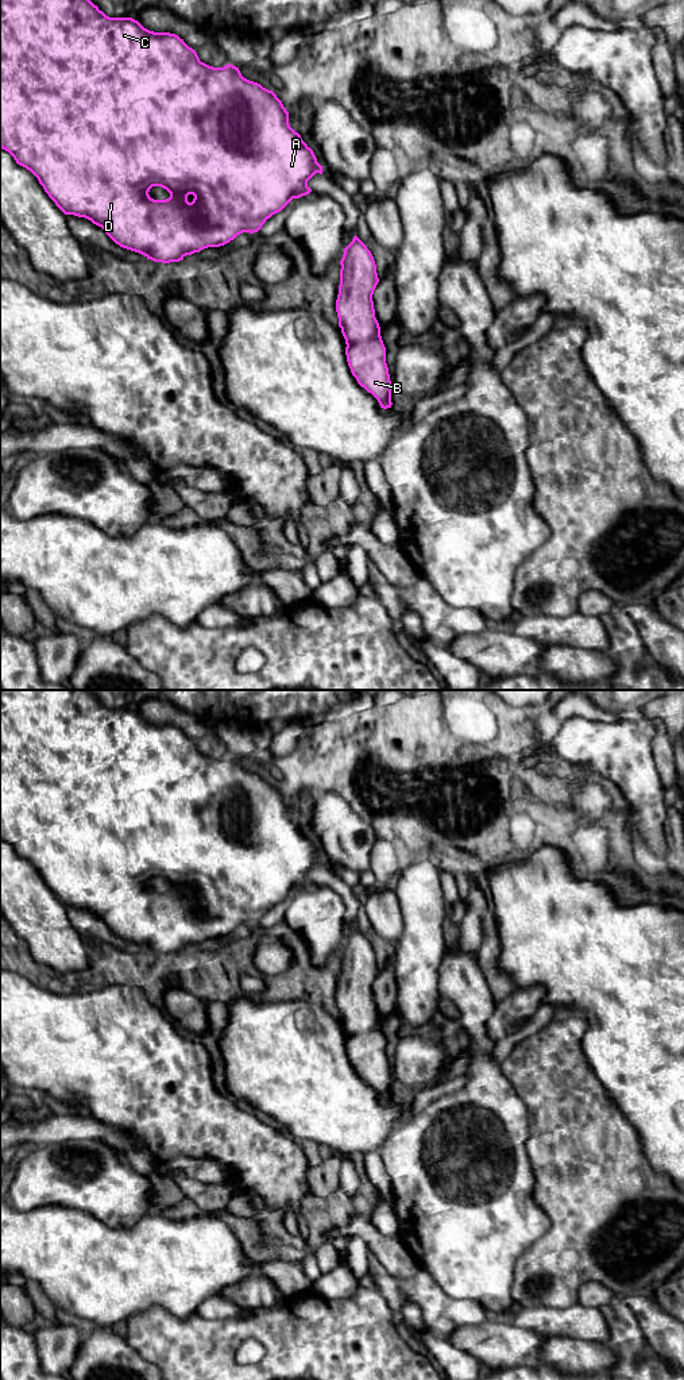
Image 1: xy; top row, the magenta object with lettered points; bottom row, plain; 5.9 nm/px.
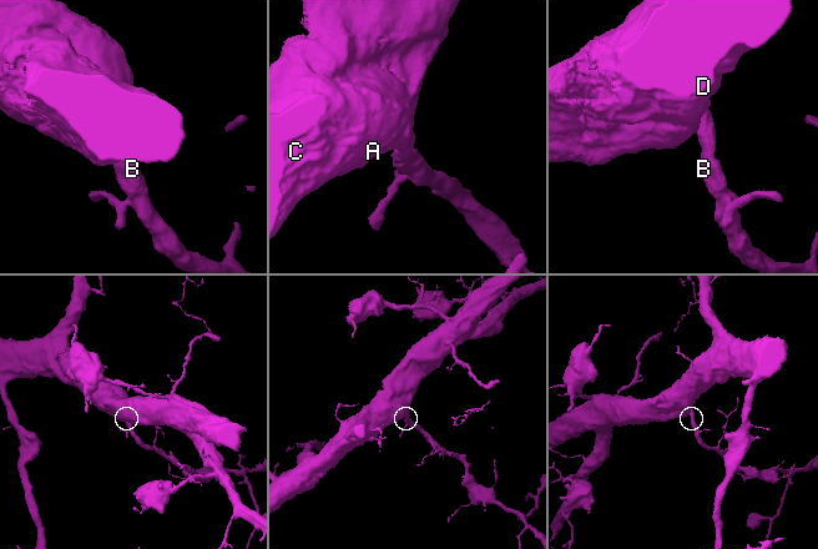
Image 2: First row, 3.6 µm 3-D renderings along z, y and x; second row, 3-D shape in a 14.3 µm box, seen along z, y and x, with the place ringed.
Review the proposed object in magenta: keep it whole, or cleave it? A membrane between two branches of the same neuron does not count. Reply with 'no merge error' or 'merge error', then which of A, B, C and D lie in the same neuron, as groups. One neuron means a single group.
no merge error; A B C D

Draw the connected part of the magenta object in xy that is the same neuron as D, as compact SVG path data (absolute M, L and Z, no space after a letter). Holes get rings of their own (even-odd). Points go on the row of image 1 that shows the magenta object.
M0 0L0 147L8 151L18 165L30 170L43 186L49 197L65 215L85 217L101 227L105 234L120 247L139 253L154 262L170 263L179 262L186 255L200 253L208 247L220 247L243 232L258 232L273 215L281 212L293 198L300 198L312 192L308 181L316 174L322 174L322 166L317 162L313 150L302 140L289 124L289 112L273 90L260 84L244 78L239 68L228 63L224 68L213 68L200 61L196 50L189 47L183 39L170 32L154 32L144 28L132 18L109 18L98 9L90 0ZM152 186L161 186L170 193L166 200L154 200L148 192Z

